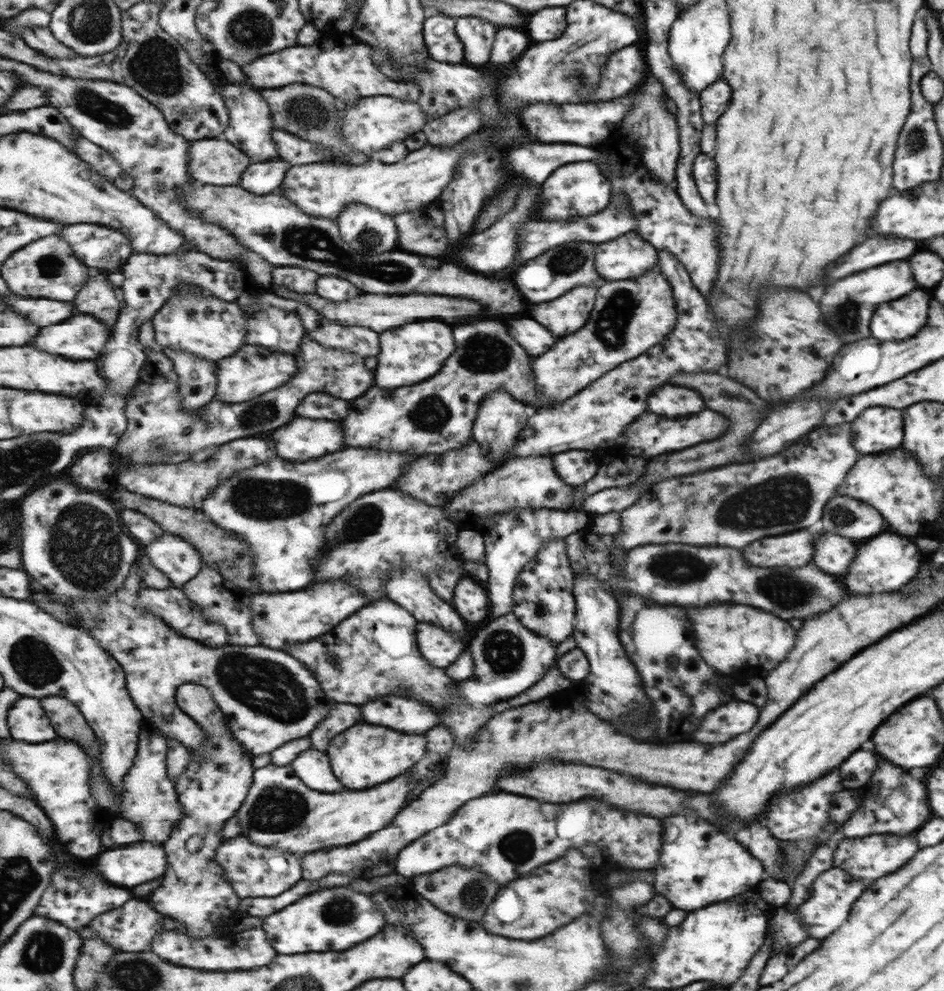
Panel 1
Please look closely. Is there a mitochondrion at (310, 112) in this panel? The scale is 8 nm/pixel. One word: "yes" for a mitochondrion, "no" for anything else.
yes

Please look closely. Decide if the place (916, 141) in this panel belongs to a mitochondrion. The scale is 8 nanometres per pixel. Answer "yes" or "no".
yes

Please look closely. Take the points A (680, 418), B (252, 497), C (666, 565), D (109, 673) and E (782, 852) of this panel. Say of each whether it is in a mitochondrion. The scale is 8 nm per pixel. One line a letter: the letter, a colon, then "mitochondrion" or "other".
A: other
B: mitochondrion
C: mitochondrion
D: other
E: other

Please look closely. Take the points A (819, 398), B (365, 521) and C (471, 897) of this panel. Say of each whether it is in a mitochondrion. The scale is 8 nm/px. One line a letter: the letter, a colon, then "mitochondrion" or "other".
A: other
B: mitochondrion
C: mitochondrion

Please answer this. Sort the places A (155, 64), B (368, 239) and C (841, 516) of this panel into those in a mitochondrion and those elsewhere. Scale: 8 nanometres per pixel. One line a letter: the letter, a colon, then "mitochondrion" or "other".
A: mitochondrion
B: mitochondrion
C: mitochondrion

